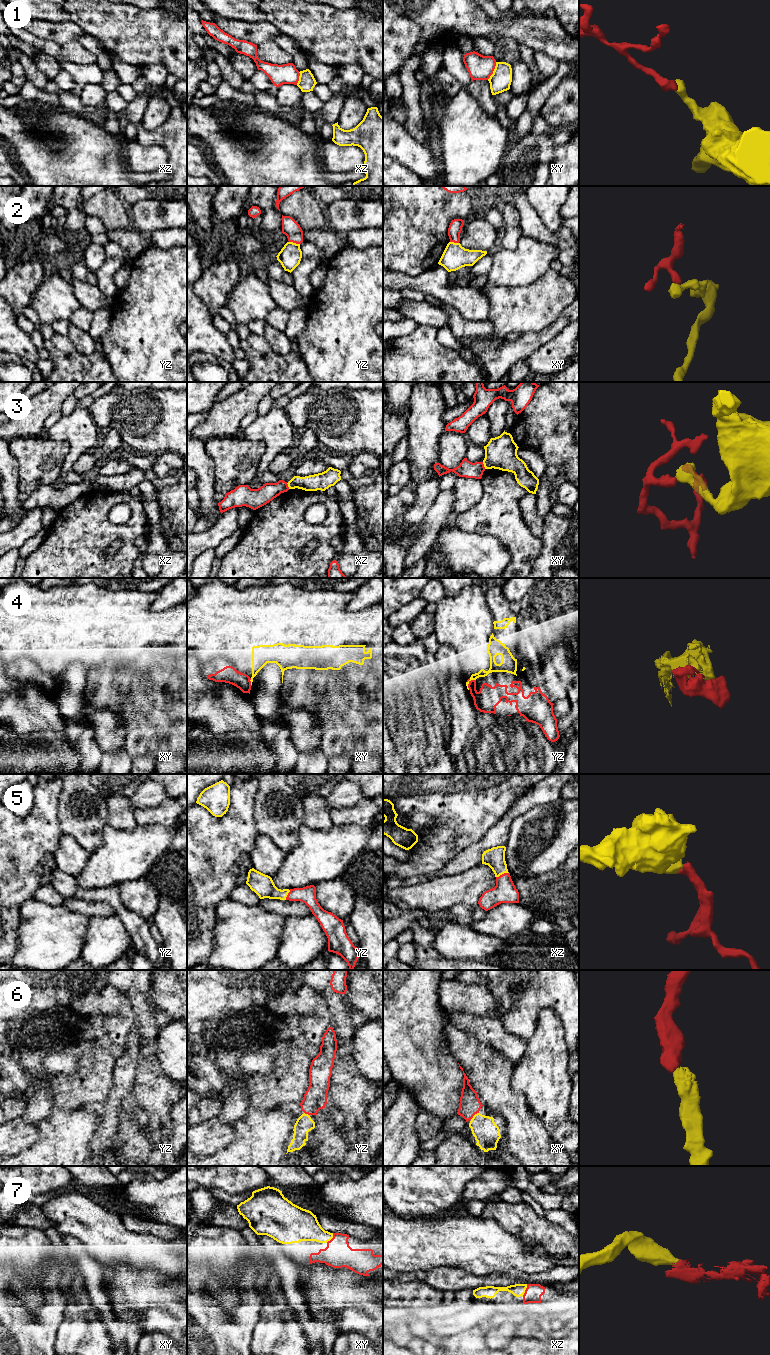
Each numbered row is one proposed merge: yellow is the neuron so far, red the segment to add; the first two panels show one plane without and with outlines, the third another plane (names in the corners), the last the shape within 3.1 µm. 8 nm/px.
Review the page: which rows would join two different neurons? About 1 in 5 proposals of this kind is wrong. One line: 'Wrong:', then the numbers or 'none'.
Wrong: 1, 3, 4

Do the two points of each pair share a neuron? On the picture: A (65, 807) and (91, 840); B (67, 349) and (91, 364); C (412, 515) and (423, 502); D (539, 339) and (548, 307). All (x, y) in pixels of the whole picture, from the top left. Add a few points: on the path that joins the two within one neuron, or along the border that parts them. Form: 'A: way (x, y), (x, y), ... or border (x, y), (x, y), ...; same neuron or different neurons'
A: way (73, 815), (88, 832); same neuron
B: way (73, 355), (82, 364), (85, 364); same neuron
C: way (415, 512), (422, 505); same neuron
D: border (560, 315), (548, 326), (520, 335); different neurons

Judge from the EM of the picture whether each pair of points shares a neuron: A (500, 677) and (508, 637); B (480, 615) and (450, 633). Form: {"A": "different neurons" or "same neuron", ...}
{"A": "different neurons", "B": "same neuron"}

